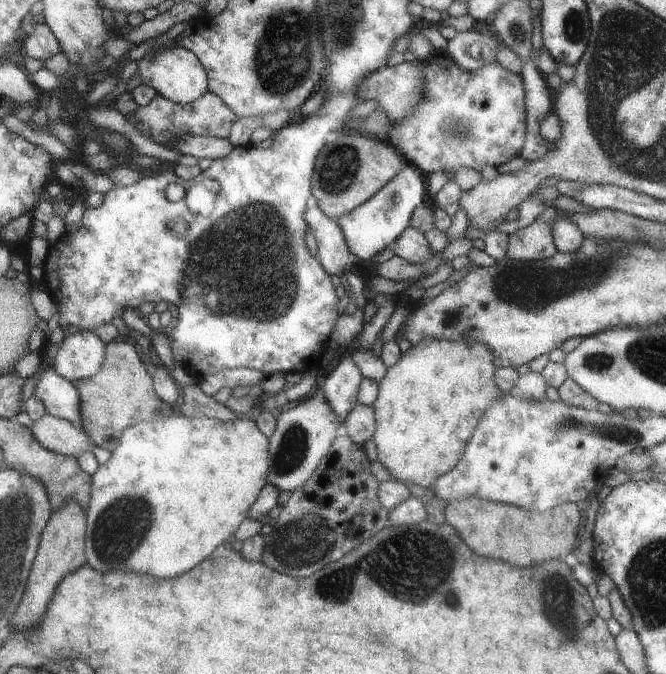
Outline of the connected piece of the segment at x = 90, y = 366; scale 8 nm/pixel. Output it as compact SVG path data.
M69 330L58 343L59 349L51 361L51 368L65 380L83 380L99 370L105 343L92 330Z

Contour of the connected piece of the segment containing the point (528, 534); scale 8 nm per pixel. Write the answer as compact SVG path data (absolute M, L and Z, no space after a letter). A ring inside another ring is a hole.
M466 496L446 503L443 516L444 522L456 530L459 538L467 544L471 552L479 556L505 560L515 566L527 566L547 558L563 560L567 554L570 554L577 544L576 536L583 524L581 509L581 505L563 502L555 508L536 513L505 503Z

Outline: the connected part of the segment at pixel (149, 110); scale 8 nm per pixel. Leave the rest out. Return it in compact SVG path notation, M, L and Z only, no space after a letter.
M205 91L198 99L190 103L179 104L155 95L147 105L138 106L133 114L125 117L143 136L158 144L168 144L173 137L182 134L207 135L225 139L229 134L231 123L236 114L223 104L223 101L209 91Z

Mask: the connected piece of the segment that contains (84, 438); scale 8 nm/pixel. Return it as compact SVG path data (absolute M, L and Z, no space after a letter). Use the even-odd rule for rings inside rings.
M47 413L33 421L28 431L41 447L63 456L75 457L77 453L93 448L90 439L79 427Z

